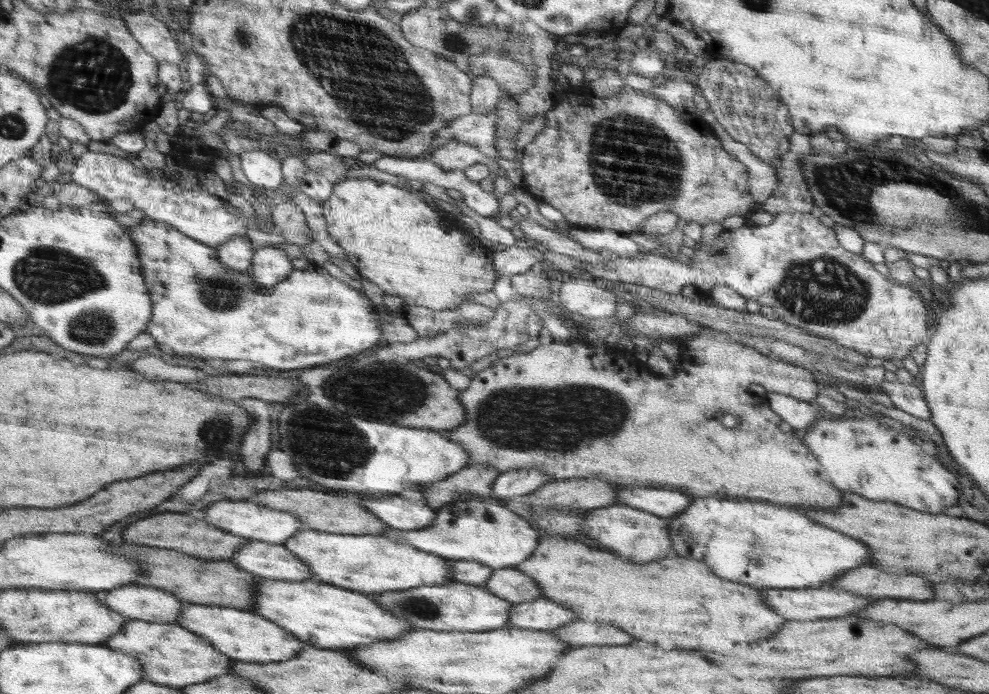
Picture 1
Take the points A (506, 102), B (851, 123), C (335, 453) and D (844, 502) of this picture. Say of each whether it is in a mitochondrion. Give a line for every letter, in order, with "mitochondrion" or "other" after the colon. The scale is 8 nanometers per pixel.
A: other
B: other
C: mitochondrion
D: other

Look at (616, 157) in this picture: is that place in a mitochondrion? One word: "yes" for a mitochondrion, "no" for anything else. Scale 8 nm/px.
yes

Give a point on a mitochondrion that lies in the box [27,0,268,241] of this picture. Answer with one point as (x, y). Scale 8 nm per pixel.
(97, 80)

